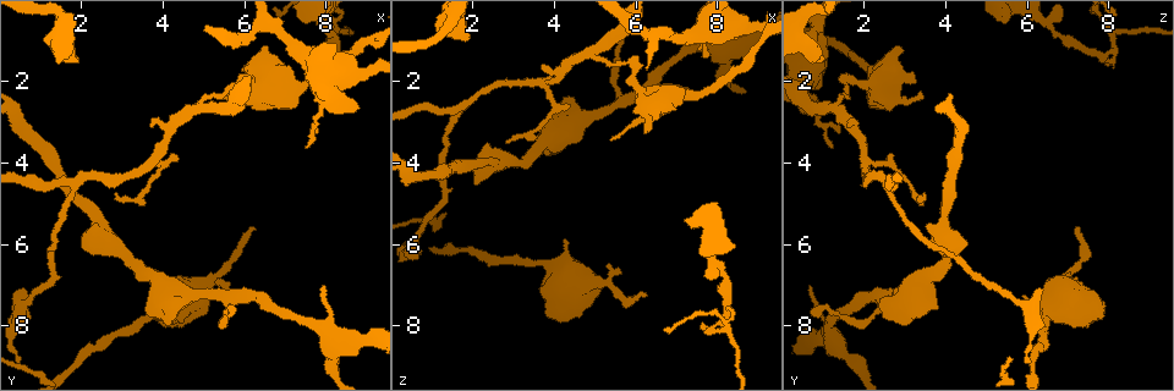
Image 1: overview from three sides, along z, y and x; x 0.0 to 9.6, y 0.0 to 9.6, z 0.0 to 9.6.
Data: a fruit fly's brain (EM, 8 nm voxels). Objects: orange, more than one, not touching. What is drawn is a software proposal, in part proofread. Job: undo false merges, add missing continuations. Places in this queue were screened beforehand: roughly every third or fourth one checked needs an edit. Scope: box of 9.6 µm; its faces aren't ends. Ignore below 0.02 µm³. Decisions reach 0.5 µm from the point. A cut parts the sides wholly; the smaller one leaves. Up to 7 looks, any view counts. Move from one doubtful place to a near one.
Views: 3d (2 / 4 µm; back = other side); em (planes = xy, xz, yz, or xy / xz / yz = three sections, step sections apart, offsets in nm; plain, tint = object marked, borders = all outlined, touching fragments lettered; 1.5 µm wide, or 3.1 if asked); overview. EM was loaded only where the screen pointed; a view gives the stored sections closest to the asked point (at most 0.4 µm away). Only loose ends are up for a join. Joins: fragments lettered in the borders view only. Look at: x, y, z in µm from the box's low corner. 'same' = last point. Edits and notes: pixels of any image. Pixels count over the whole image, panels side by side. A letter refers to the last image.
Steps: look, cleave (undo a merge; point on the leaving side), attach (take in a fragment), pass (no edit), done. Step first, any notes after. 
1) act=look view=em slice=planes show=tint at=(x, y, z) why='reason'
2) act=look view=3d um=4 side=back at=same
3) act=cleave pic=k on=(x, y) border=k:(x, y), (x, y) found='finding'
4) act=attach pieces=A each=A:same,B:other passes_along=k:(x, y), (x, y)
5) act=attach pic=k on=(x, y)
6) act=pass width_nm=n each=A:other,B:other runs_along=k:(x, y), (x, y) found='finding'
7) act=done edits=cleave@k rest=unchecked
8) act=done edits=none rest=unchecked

act=look view=em slice=xz step=8 show=plain at=(6.25, 5.65, 7.25) why='free end'

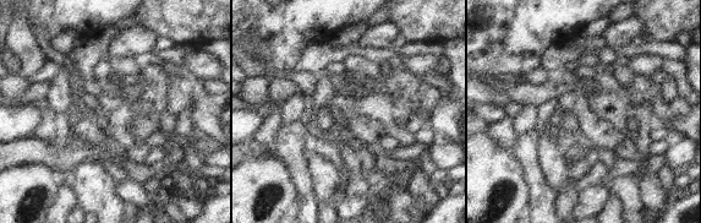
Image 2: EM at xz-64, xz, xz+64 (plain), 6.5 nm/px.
act=look view=em slice=xz step=8 show=borders at=same

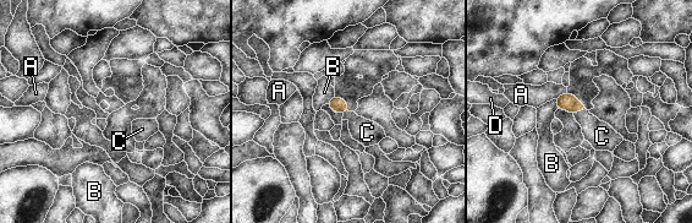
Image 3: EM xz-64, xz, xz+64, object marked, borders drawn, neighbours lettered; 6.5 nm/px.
act=attach pieces=C each=A:other,B:other,C:same,D:other passes_along=3:(567, 102), (580, 109), (602, 136) found='it goes on there'

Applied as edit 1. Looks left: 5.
act=look view=overview why='redraw'

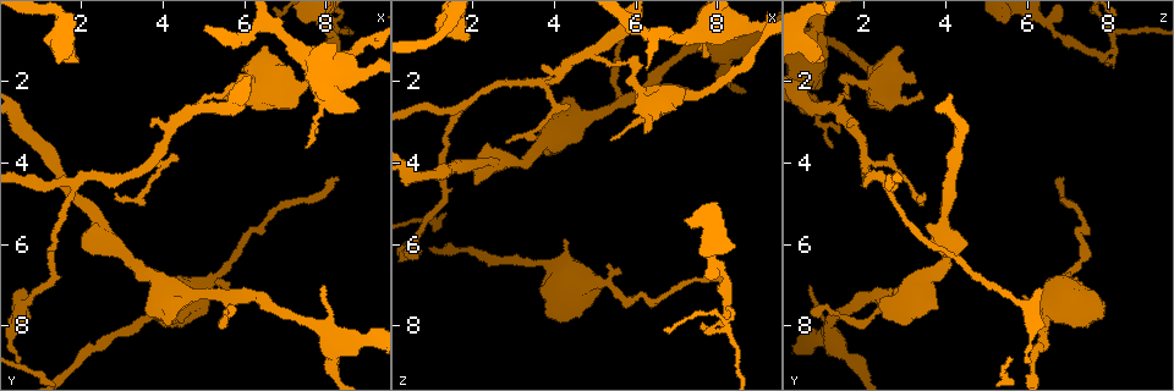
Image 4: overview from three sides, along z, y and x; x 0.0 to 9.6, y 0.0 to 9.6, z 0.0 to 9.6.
act=look view=em slice=planes show=plain at=(8.25, 4.40, 6.80) why='tapers out'

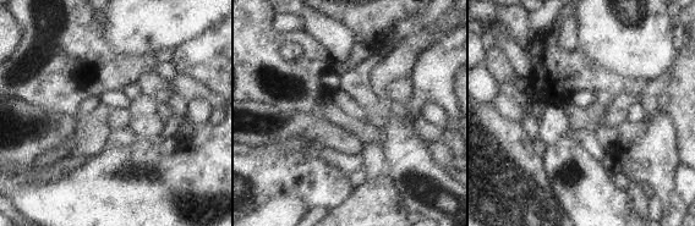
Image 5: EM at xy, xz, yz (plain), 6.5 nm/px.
act=look view=em slice=planes show=borders at=same

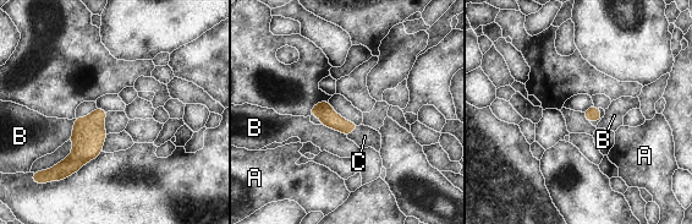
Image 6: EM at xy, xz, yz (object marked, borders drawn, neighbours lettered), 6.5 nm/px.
act=attach pieces=C each=A:other,B:other,C:same found='it goes on there'

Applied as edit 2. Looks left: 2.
act=look view=em slice=yz step=8 show=borders at=(3.85, 7.75, 7.80) why='branch stops here'

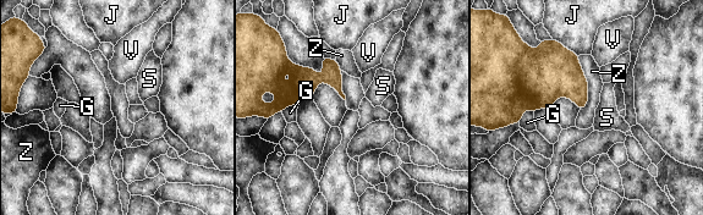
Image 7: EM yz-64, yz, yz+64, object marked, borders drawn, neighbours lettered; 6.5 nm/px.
act=look view=em slice=planes show=borders at=same

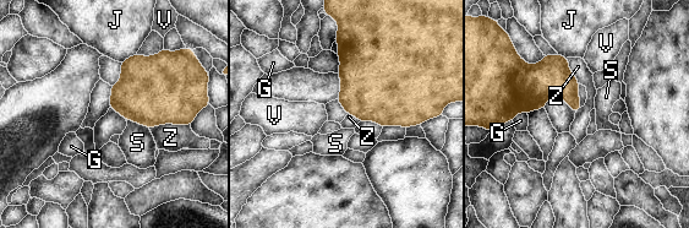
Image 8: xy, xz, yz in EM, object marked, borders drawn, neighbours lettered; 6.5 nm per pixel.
act=pass each=G:other,J:other,S:other,V:other,Z:other border=8:(190, 124), (163, 123), (149, 128) found='no lettered fragment goes on from it'

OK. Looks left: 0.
act=done edits=attach@3,attach@6 rest=unchecked

